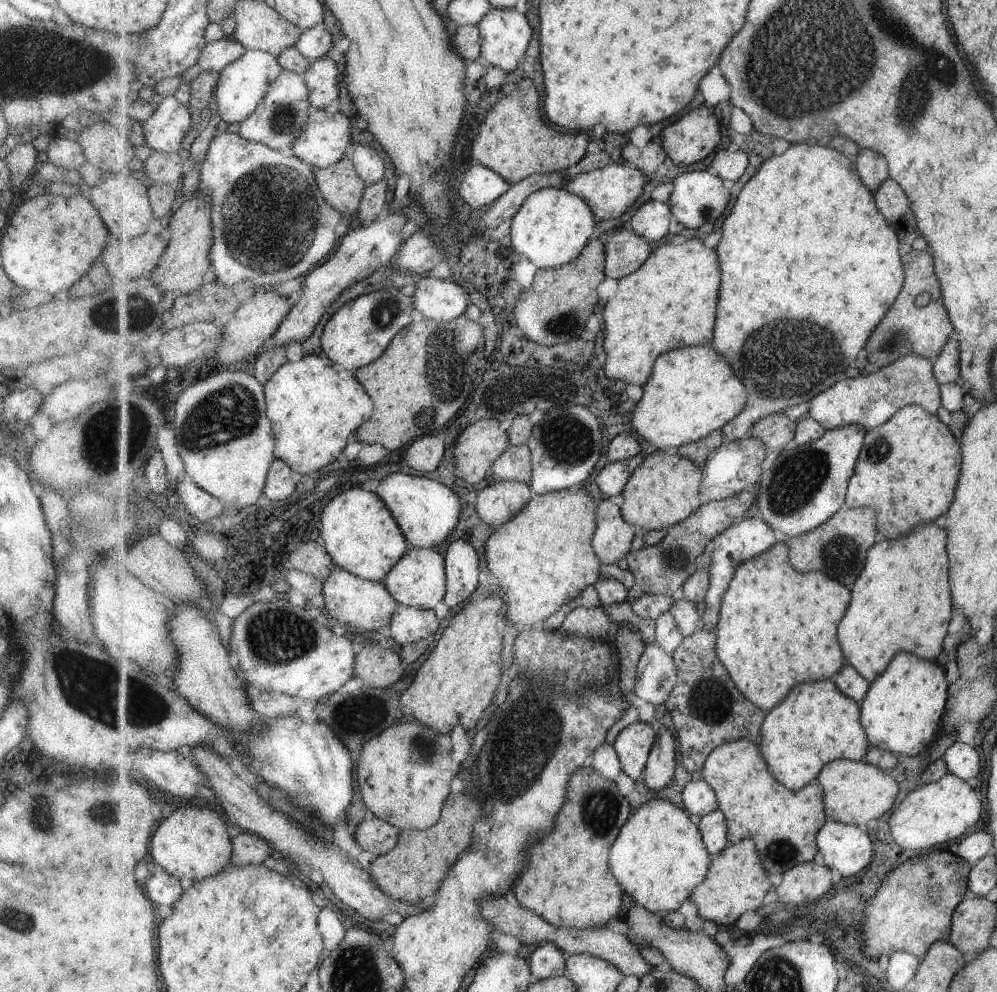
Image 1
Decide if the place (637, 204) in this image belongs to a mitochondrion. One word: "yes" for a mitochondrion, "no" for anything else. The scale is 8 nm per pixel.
no

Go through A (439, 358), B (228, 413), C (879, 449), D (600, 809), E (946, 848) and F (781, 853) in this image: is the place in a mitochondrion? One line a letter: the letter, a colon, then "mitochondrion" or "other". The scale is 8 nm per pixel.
A: mitochondrion
B: mitochondrion
C: mitochondrion
D: mitochondrion
E: other
F: mitochondrion

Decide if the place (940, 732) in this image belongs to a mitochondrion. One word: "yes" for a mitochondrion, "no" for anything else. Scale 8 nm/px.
no

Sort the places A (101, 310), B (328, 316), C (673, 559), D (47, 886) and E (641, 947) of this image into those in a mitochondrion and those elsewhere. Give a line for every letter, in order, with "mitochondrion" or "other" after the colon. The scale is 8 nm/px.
A: mitochondrion
B: other
C: mitochondrion
D: other
E: other

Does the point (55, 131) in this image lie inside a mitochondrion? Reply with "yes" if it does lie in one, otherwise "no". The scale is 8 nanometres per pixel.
no

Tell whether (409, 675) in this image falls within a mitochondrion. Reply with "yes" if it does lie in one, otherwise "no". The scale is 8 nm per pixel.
no

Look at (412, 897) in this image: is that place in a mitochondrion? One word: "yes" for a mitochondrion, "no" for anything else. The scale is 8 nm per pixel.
no

